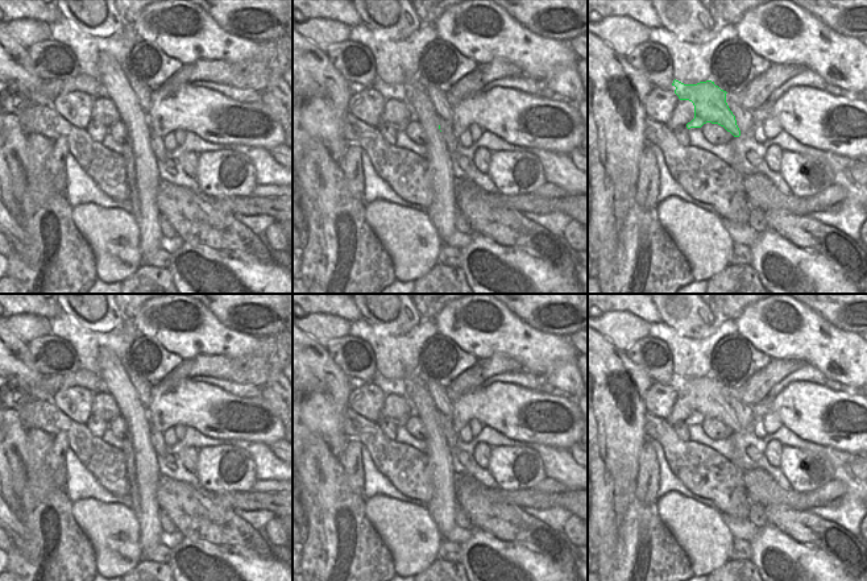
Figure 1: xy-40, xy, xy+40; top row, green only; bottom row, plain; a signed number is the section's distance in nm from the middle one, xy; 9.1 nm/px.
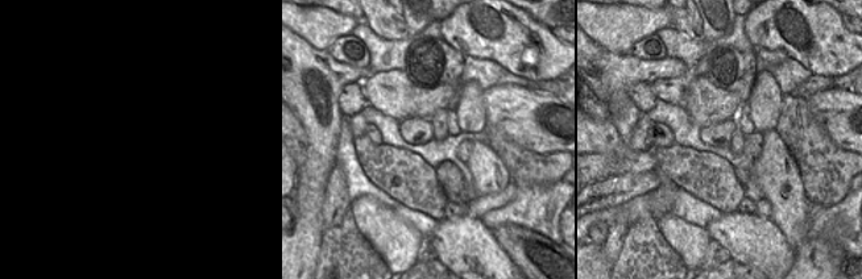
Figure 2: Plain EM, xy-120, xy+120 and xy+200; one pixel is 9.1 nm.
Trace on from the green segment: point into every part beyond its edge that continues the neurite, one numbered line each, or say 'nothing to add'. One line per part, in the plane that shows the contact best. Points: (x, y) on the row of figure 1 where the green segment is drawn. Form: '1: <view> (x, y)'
1: xy (447, 133)

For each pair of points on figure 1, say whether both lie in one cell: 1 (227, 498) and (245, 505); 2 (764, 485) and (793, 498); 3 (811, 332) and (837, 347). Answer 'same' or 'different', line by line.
1: same
2: same
3: same

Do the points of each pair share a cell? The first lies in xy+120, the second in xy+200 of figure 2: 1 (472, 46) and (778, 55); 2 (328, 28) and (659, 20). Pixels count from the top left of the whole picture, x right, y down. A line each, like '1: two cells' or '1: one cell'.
1: two cells
2: one cell

